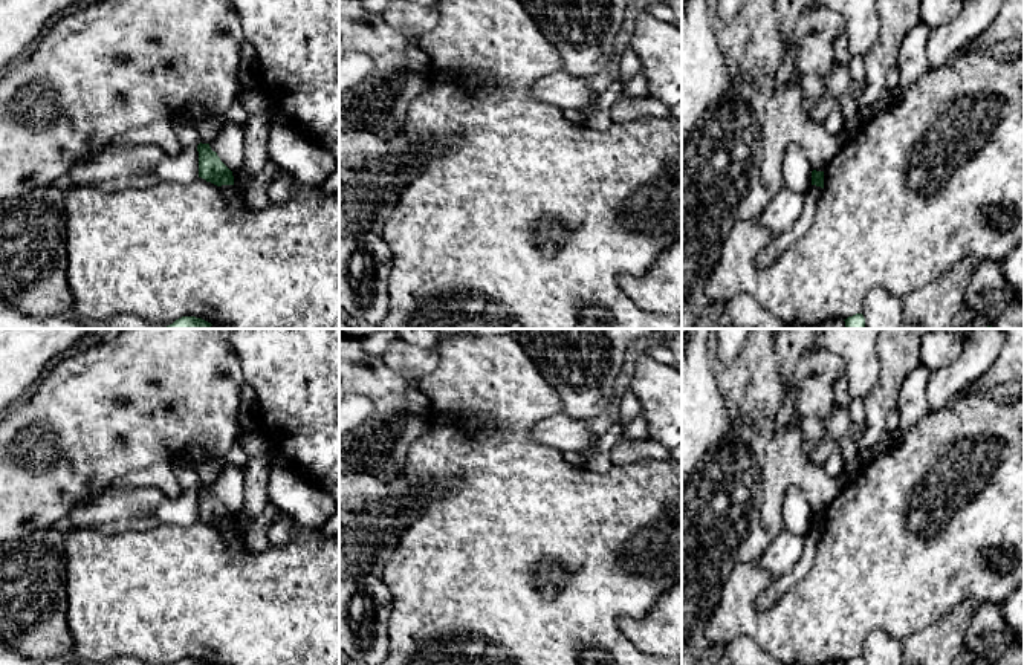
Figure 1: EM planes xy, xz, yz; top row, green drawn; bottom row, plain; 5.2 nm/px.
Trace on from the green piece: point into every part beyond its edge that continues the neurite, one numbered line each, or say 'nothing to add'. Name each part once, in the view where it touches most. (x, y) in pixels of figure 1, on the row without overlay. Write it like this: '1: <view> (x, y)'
1: xy (236, 543)

